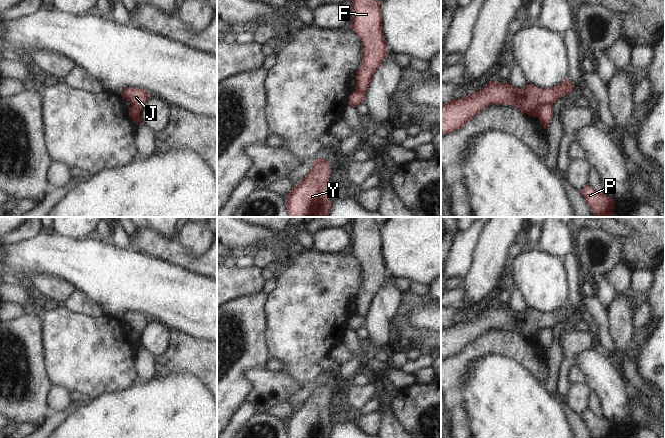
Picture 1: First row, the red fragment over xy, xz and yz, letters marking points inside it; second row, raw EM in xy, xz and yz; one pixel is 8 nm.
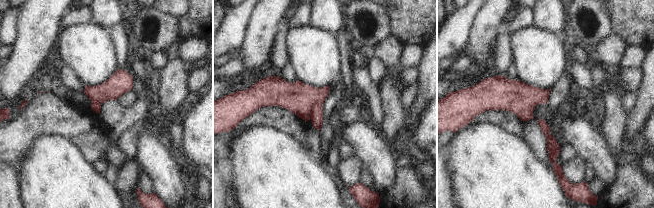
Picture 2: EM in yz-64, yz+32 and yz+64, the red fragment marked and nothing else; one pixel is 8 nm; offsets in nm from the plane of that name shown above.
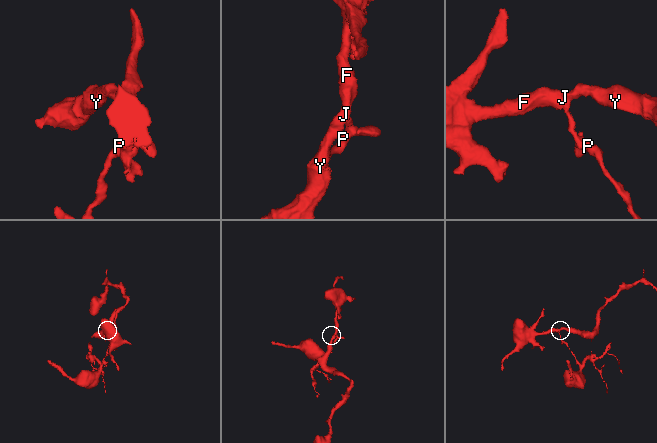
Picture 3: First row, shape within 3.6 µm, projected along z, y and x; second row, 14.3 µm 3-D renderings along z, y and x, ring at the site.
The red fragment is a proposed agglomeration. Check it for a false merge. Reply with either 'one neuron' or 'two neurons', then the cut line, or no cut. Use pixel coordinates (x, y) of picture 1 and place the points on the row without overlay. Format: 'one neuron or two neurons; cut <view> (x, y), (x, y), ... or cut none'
two neurons; cut yz (552, 328), (544, 328), (537, 340)

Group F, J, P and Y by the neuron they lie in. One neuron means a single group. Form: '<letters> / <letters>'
F J Y / P

